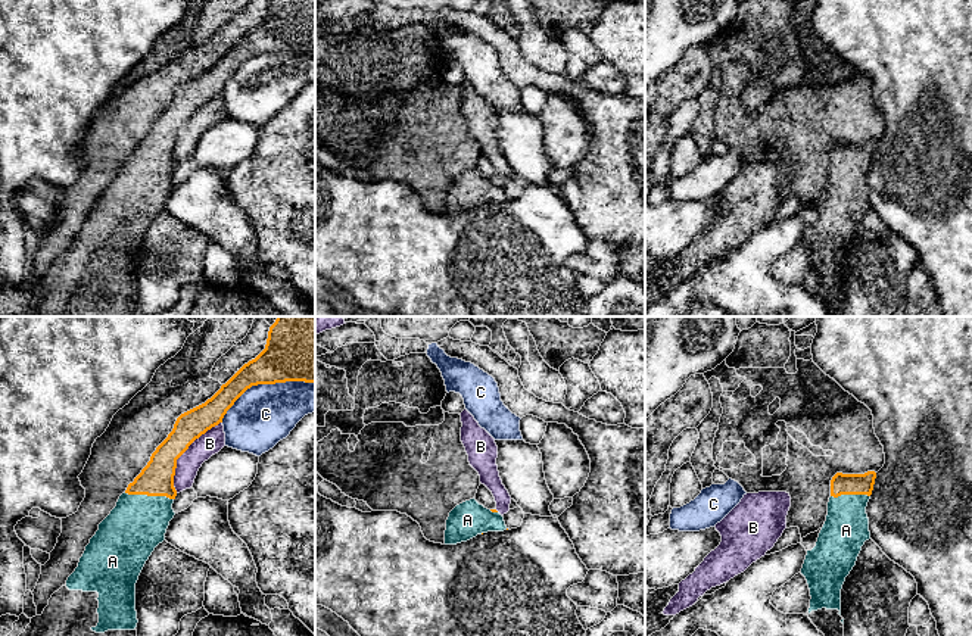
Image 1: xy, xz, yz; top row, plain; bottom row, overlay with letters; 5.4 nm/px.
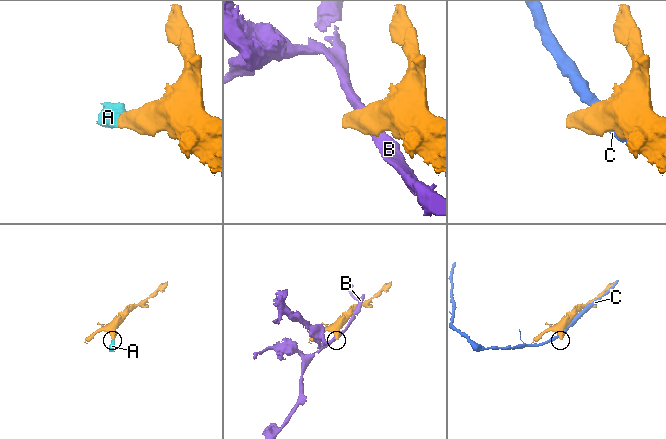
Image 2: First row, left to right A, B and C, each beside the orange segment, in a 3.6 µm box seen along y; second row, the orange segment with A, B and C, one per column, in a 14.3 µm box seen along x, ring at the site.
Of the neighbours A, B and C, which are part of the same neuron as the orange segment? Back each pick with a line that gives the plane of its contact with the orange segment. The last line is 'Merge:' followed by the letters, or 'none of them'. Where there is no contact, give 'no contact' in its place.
A: contact in xy
Merge: A

